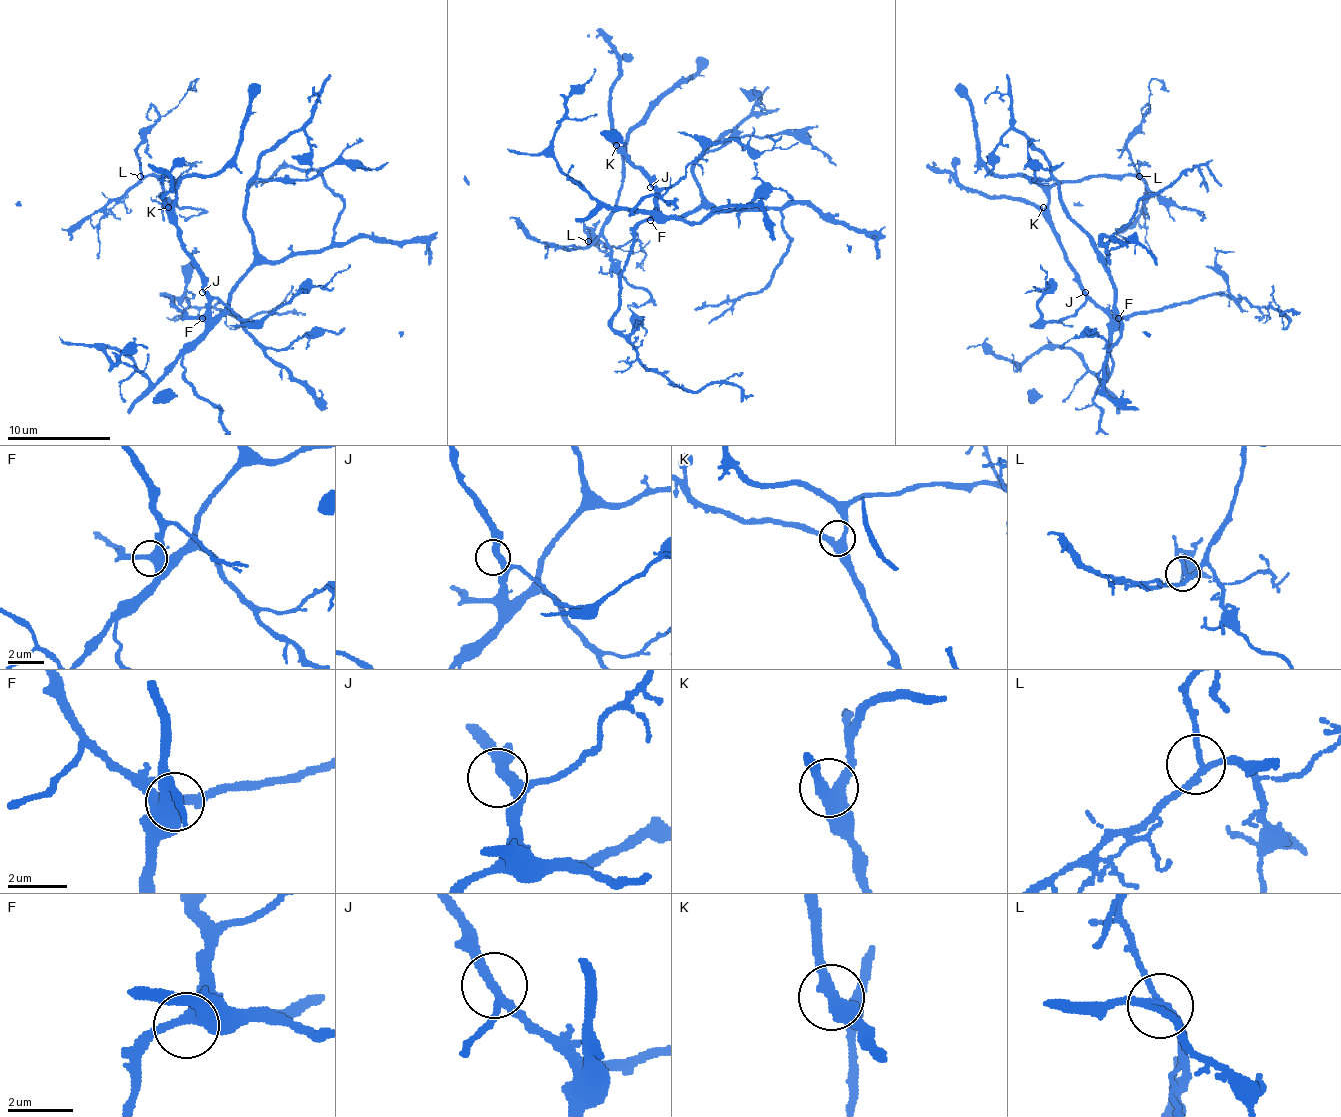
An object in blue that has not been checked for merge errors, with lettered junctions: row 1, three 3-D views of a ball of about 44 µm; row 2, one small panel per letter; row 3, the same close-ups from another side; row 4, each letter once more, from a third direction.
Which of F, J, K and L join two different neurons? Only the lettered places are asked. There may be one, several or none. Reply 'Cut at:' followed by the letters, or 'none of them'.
Cut at: none of them

